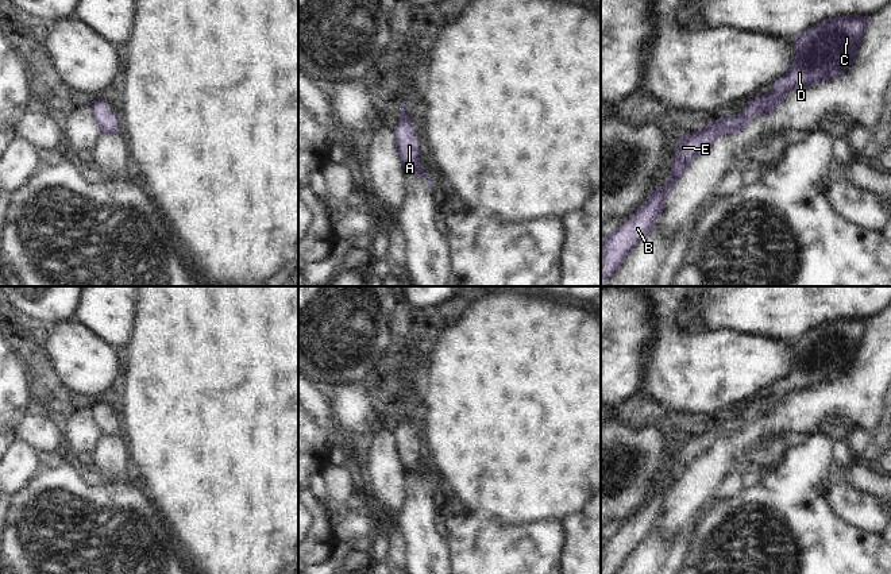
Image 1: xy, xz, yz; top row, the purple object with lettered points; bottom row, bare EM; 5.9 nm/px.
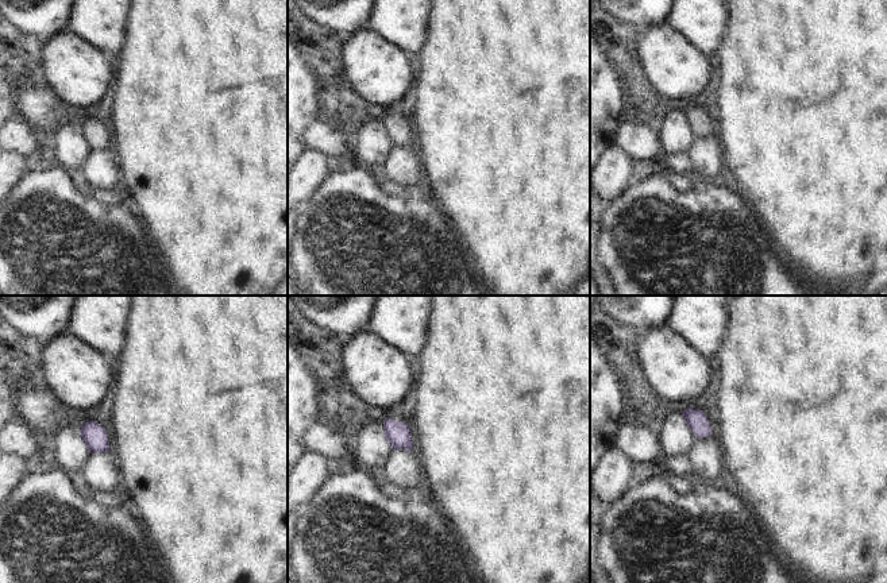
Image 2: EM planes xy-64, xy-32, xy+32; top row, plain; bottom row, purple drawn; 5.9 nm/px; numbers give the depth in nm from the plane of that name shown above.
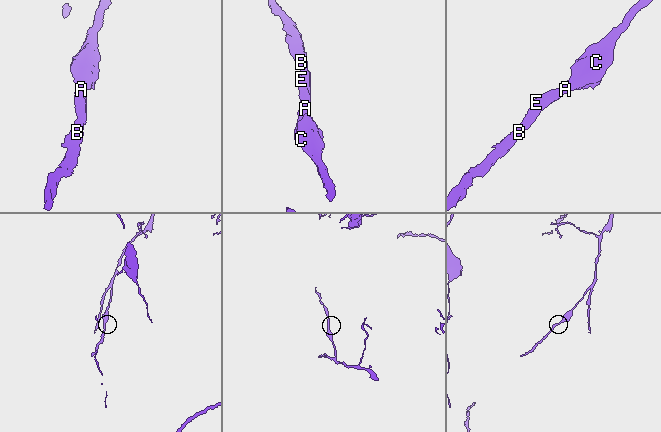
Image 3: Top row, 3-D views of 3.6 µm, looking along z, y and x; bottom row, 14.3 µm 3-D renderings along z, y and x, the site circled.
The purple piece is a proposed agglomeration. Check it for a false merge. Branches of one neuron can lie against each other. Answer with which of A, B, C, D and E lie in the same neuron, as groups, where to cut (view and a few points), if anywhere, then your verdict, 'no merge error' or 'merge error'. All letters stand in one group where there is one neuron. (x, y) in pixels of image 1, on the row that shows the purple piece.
groups A B C D E; cut none; no merge error

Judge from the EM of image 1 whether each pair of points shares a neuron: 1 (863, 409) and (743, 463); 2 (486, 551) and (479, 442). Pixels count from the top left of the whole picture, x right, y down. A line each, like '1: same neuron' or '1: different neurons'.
1: different neurons
2: different neurons

